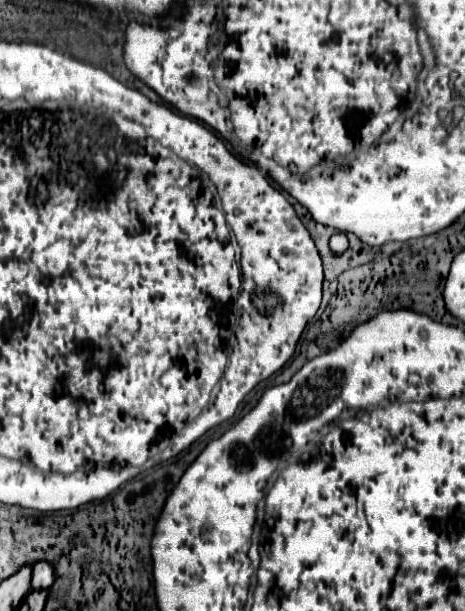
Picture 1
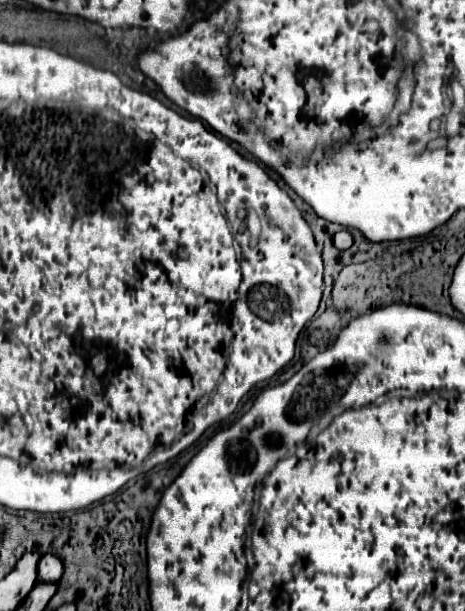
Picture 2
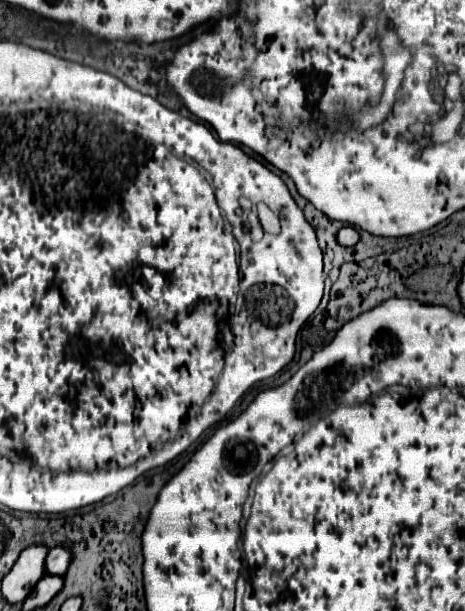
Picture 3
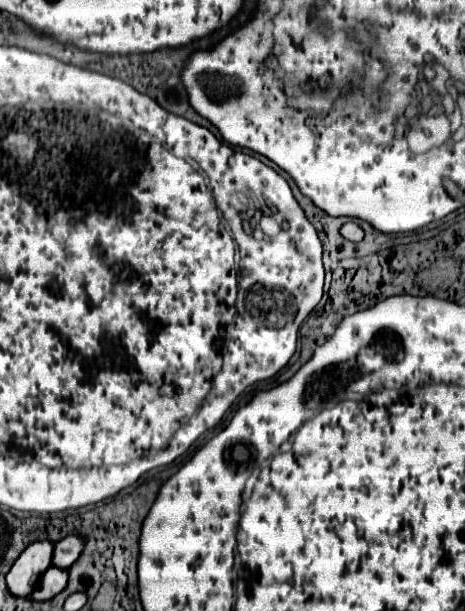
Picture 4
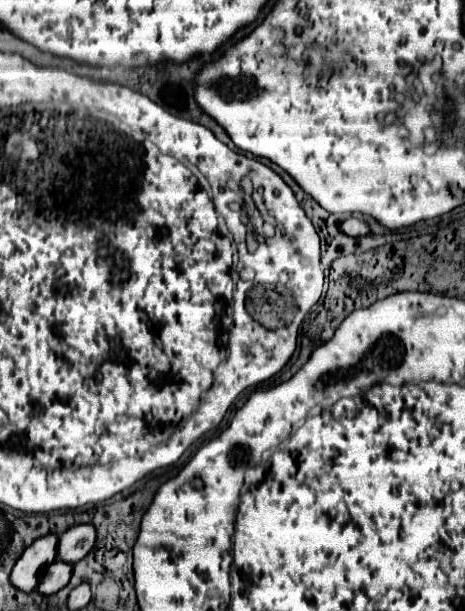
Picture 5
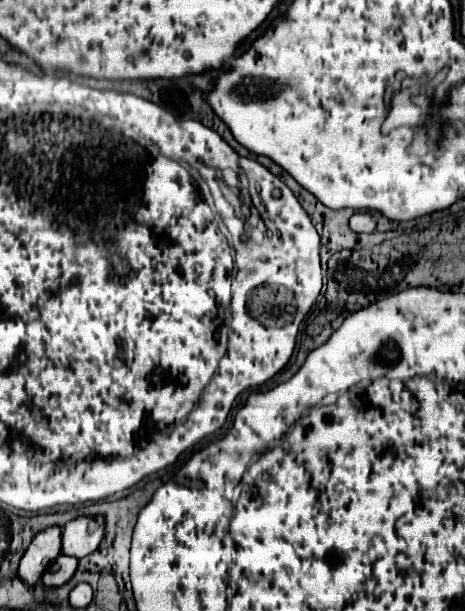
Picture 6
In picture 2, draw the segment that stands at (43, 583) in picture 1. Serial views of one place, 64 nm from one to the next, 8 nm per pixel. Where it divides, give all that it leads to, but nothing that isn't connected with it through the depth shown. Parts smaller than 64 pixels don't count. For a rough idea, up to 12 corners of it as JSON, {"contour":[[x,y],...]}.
{"contour":[[42,556],[38,582],[58,582],[62,564],[58,556]]}

